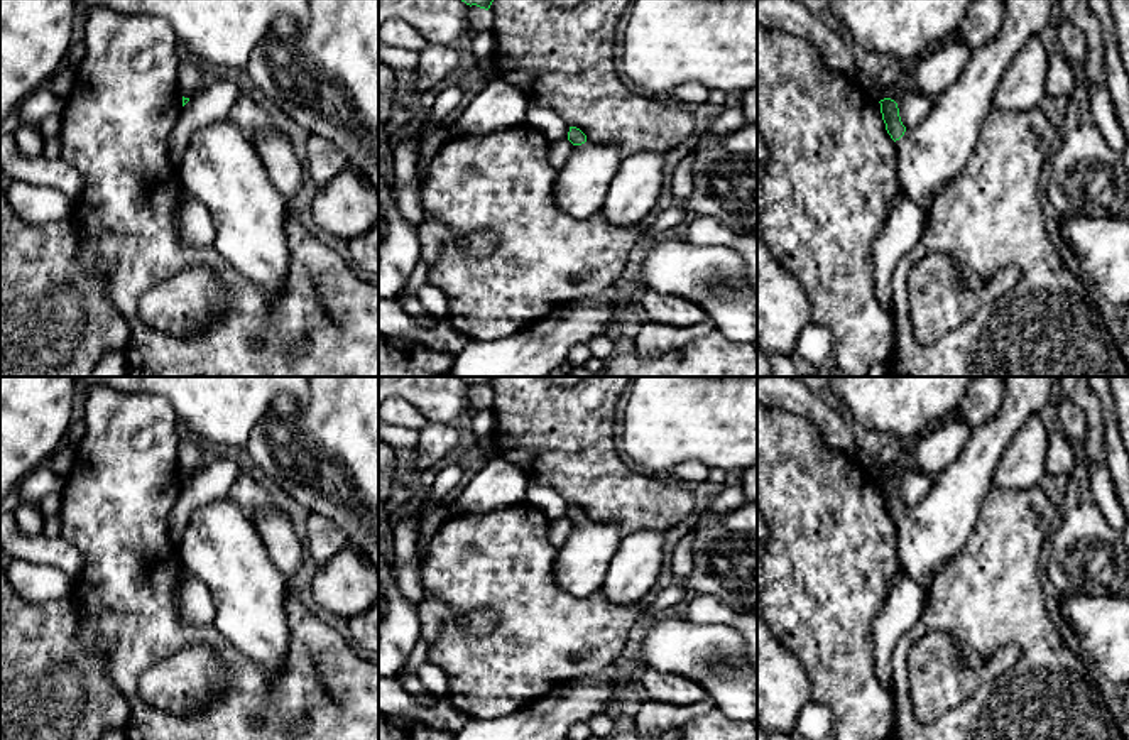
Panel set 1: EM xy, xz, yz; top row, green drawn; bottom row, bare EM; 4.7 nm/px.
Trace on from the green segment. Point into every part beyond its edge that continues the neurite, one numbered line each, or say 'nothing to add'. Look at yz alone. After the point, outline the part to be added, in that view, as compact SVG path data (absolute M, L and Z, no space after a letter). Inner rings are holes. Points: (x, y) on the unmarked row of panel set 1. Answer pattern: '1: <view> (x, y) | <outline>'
1: yz (933, 531) | M1004 377L1004 399L999 412L972 429L960 456L933 478L930 490L916 505L906 507L904 514L894 520L899 564L921 591L928 593L941 566L963 549L992 488L997 465L1026 421L1039 416L1055 397L1055 382L1056 377Z

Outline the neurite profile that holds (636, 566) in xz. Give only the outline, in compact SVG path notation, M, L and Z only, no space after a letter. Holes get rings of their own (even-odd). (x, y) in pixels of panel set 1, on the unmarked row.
M637 531L624 536L598 596L605 596L615 605L649 600L649 591L659 578L664 559L664 532Z

